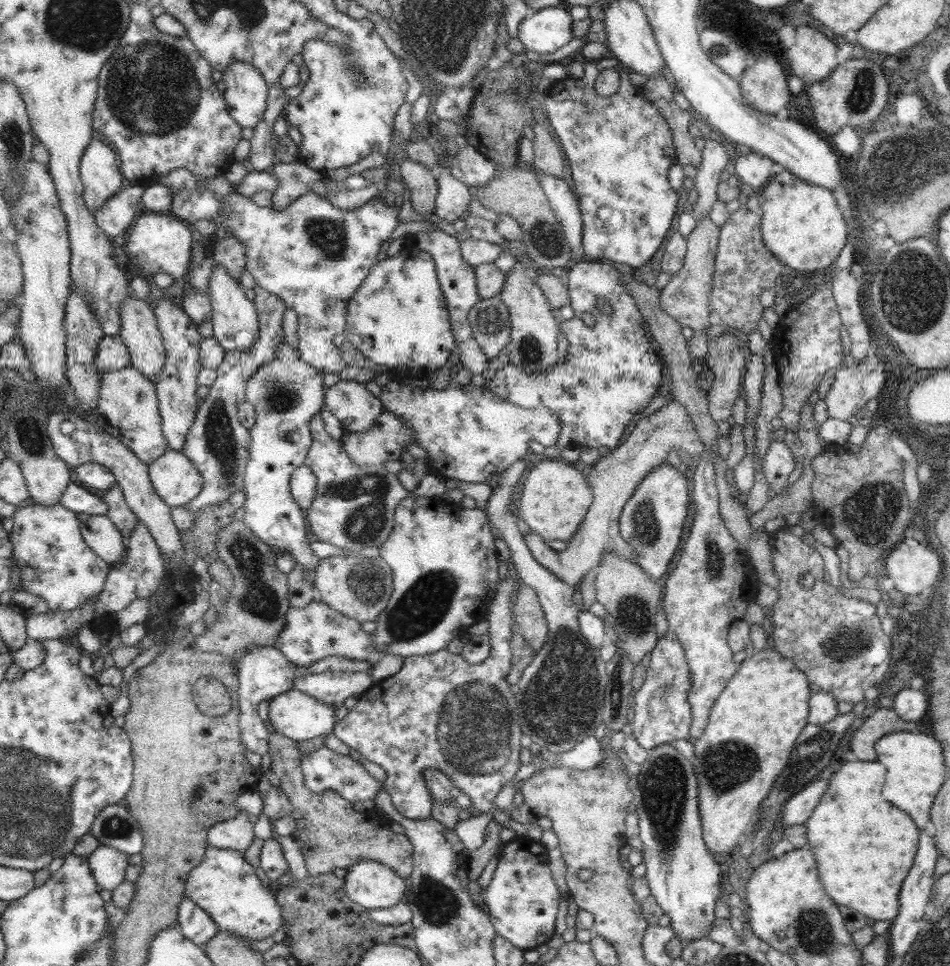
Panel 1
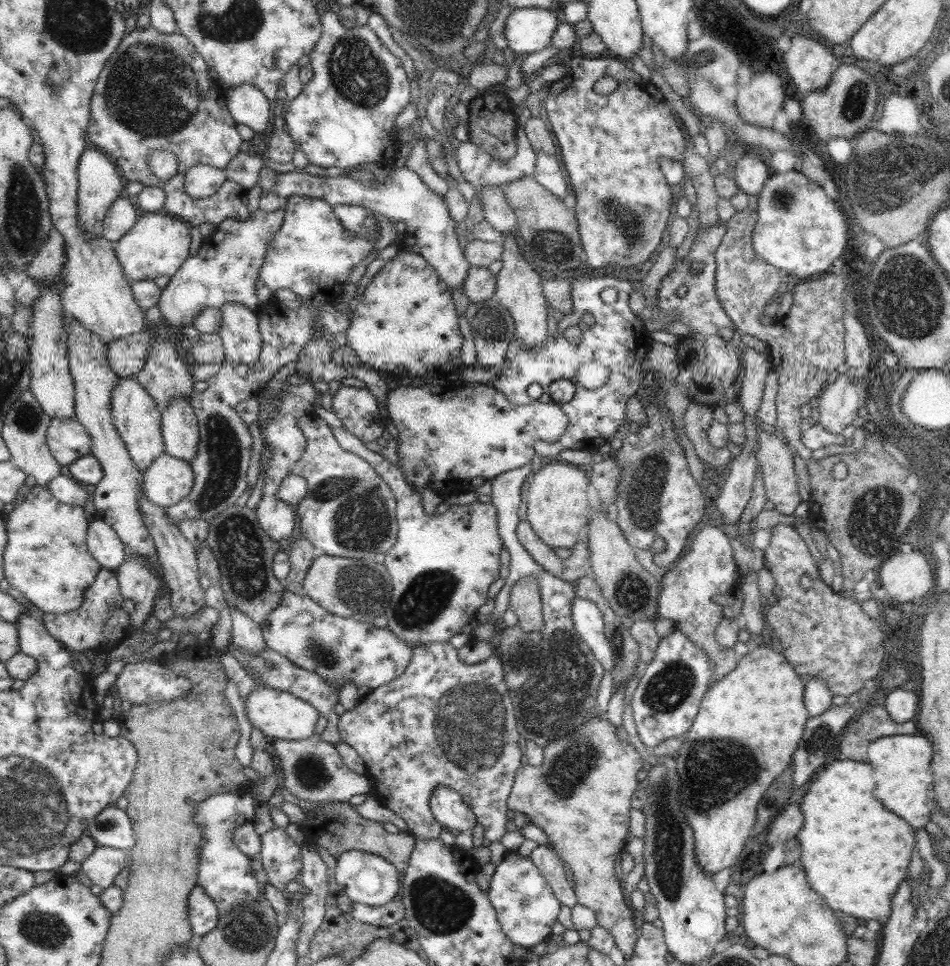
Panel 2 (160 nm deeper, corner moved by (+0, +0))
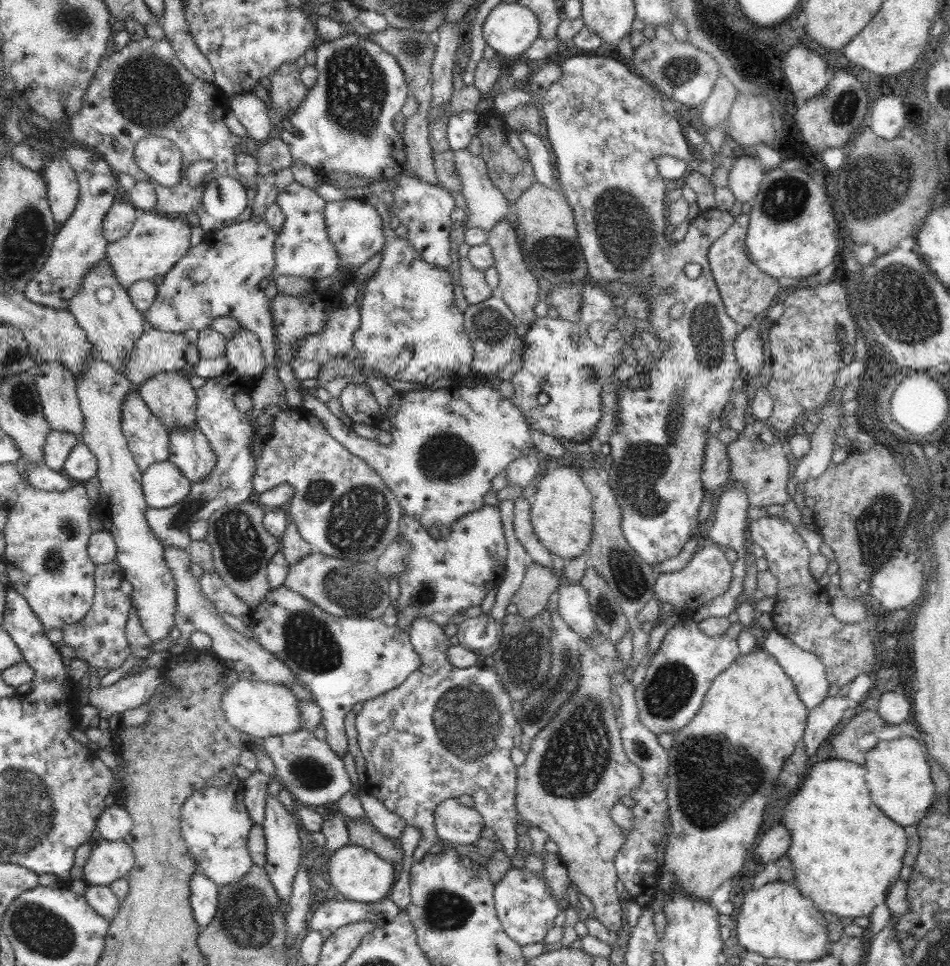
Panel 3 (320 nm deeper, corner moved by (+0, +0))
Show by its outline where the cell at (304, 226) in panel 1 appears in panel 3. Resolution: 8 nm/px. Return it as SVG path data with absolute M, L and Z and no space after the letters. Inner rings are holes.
M296 181L279 192L275 203L284 213L285 221L282 230L276 237L274 245L275 267L270 276L274 280L280 275L290 275L308 281L318 281L334 274L339 268L340 257L336 247L327 235L327 224L324 220L325 200L314 192L314 189L302 186Z

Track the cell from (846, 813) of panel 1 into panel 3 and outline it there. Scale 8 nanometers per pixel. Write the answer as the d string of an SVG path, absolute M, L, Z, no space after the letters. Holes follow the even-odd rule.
M826 760L818 762L802 788L790 798L784 806L784 826L792 830L792 844L786 852L790 862L794 862L796 870L793 882L806 898L813 900L823 912L831 912L838 917L869 915L876 906L884 904L890 886L900 878L904 850L908 848L908 840L904 836L904 828L884 816L870 800L870 792L864 782L866 768L860 764L852 764L849 760Z

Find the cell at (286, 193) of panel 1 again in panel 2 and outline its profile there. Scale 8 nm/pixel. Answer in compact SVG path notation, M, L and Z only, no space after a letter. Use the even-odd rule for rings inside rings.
M284 207L267 214L250 214L246 220L227 218L201 242L196 255L190 255L161 290L157 308L168 325L190 326L205 308L222 308L225 303L241 304L257 312L256 280L266 256L267 244L281 227Z

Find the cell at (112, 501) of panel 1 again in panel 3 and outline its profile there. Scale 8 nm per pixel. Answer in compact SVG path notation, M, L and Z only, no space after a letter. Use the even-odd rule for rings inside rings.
M97 356L85 362L85 370L81 376L76 376L77 397L84 415L84 428L81 442L83 442L97 458L97 477L100 483L99 499L96 503L100 509L99 519L104 531L112 534L112 539L118 548L117 564L122 568L123 580L132 584L131 605L137 610L142 628L154 642L156 648L169 638L169 632L175 627L176 590L172 572L164 562L164 547L156 539L146 520L148 503L141 485L142 472L138 468L133 454L127 445L126 437L122 432L122 411L126 395L137 386L132 384L123 373L116 370L111 364L104 362Z

